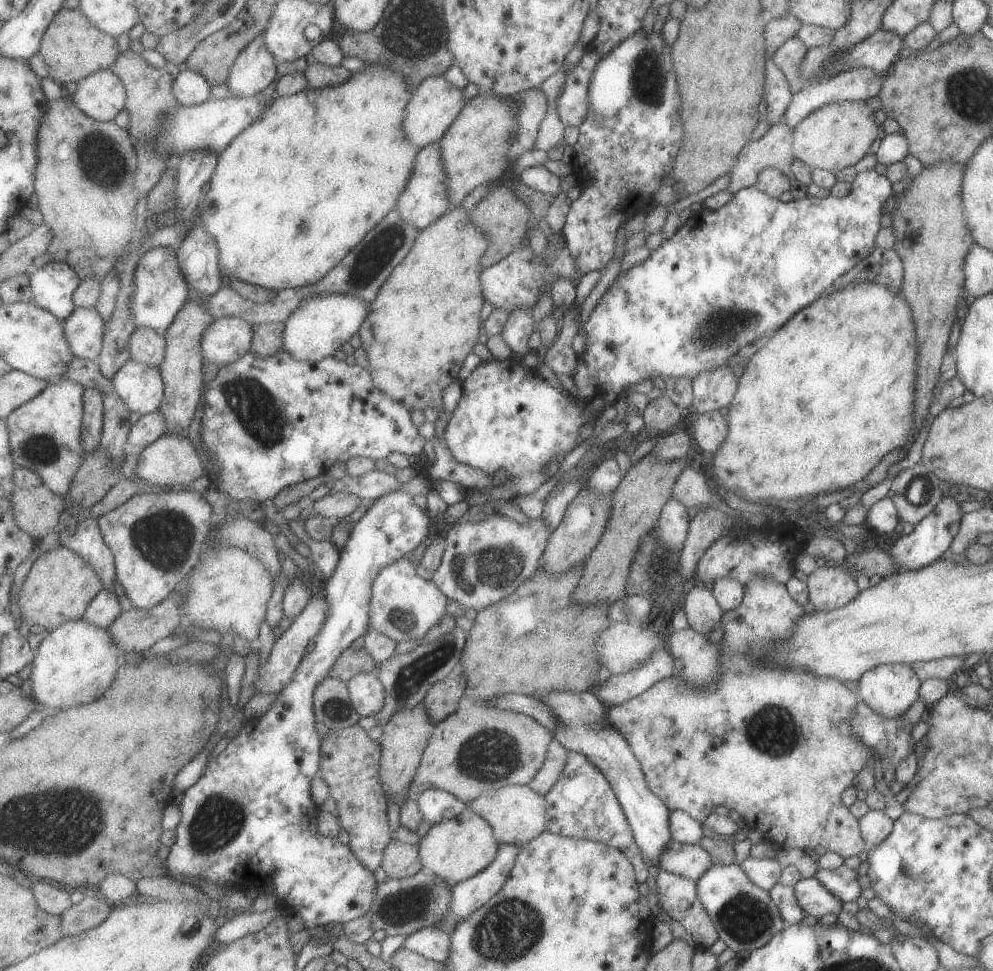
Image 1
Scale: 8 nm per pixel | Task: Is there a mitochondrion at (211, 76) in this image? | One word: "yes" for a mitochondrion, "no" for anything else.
no

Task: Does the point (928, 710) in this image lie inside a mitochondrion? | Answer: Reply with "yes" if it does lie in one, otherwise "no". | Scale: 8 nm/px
no

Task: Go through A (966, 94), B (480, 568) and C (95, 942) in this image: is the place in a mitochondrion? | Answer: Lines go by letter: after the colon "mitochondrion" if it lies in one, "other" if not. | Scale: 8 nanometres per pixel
A: mitochondrion
B: mitochondrion
C: other

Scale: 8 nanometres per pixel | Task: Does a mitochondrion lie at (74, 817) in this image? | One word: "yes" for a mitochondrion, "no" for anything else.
yes

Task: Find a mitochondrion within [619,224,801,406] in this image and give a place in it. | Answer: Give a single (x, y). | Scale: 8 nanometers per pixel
(726, 326)

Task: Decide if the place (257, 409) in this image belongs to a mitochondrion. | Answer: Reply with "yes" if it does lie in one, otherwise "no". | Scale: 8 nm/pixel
yes

